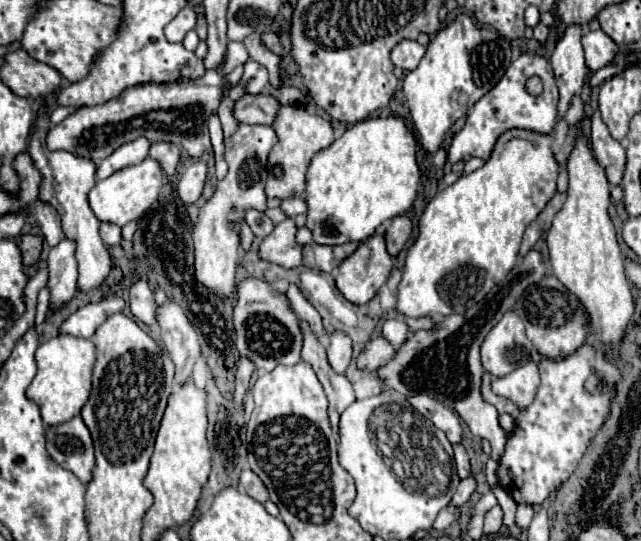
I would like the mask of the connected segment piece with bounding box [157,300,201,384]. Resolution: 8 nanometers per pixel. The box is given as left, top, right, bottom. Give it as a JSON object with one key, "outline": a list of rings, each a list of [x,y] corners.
{"outline":[[[167,300],[157,308],[157,324],[169,356],[175,364],[175,380],[183,384],[191,378],[193,364],[201,354],[197,332],[175,300]]]}

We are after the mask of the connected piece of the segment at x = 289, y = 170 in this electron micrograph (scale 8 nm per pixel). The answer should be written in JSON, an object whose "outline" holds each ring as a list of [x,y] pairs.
{"outline":[[[281,106],[271,128],[277,134],[277,144],[269,152],[269,160],[267,160],[269,180],[267,180],[265,192],[269,198],[277,196],[281,200],[291,198],[291,196],[301,196],[309,162],[319,150],[327,148],[335,140],[331,122],[329,118],[309,112],[307,108],[301,108],[301,106]]]}

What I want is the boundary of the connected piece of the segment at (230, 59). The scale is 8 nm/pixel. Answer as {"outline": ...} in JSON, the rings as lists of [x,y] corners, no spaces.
{"outline":[[[229,42],[227,44],[227,52],[225,52],[225,64],[221,64],[219,74],[225,78],[235,66],[245,64],[247,58],[249,58],[249,54],[247,54],[243,42]]]}

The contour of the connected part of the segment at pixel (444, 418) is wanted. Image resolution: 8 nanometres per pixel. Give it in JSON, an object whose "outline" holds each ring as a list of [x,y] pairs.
{"outline":[[[417,394],[411,398],[411,406],[421,412],[425,418],[429,418],[439,430],[443,430],[449,438],[451,444],[461,444],[463,442],[463,426],[459,422],[459,416],[443,406],[441,402],[433,400],[427,394]]]}

